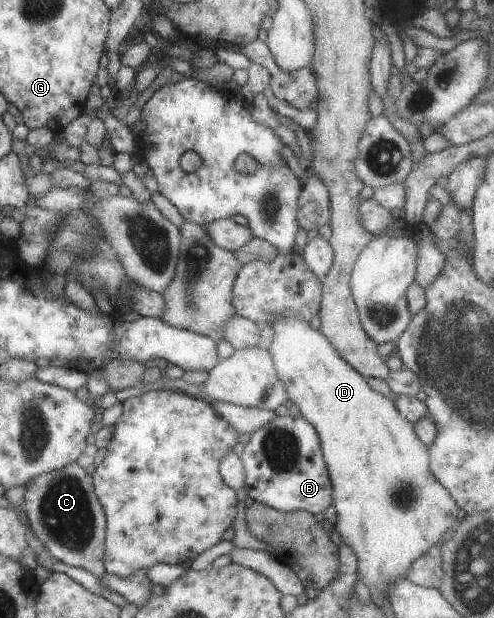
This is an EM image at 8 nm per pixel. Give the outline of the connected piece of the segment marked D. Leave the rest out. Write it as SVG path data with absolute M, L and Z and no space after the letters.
M284 315L278 317L275 321L272 320L271 323L267 323L264 327L271 327L275 331L267 350L274 360L274 366L279 378L281 378L285 385L288 398L298 406L298 409L301 411L301 416L307 422L310 422L317 431L321 452L325 459L332 484L332 505L337 514L334 529L339 532L339 536L341 536L341 540L344 542L343 544L350 546L357 555L360 587L368 597L371 594L368 590L373 590L373 592L379 592L379 594L383 594L387 598L388 587L398 580L407 579L407 571L411 564L420 556L423 556L431 547L440 544L442 542L441 534L443 532L447 532L450 528L455 527L458 522L457 514L459 514L457 503L452 499L447 489L433 476L430 469L430 454L428 448L415 434L414 424L405 420L399 414L399 411L395 408L394 400L372 389L367 384L367 381L365 381L366 378L339 356L339 353L330 343L330 340L327 340L327 337L320 330L311 328L307 321L302 321L295 317L285 317Z

